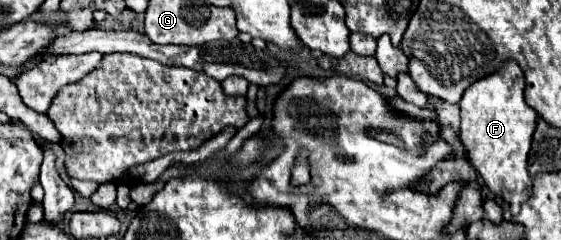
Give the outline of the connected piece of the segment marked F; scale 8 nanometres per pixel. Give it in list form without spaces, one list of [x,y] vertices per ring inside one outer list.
[[[506,62],[498,74],[490,74],[470,88],[460,100],[460,140],[474,170],[494,196],[510,202],[512,214],[530,198],[530,174],[526,170],[532,134],[538,114],[524,100],[526,80],[516,62]]]

